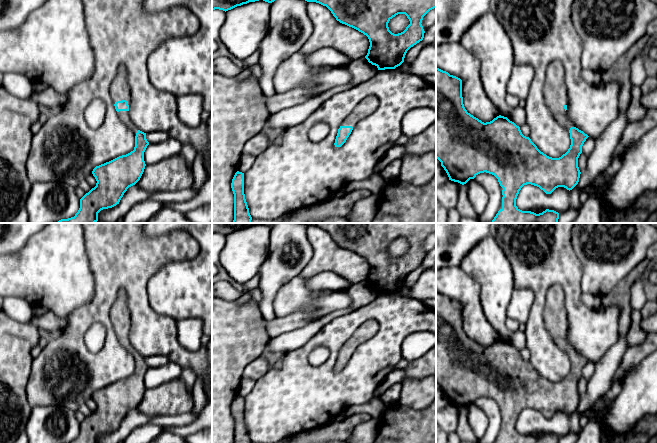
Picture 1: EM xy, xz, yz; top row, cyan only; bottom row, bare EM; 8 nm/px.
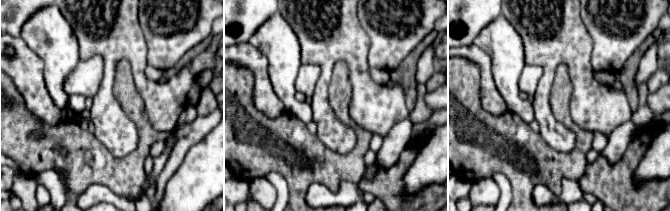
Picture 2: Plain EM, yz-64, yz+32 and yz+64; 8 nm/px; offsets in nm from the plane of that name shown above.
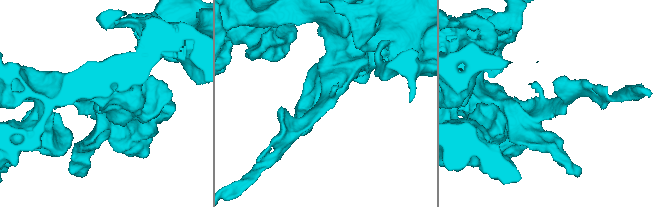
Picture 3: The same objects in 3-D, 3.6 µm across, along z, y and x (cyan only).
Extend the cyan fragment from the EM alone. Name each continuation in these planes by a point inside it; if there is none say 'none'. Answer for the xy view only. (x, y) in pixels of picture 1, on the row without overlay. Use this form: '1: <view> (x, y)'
1: xy (119, 314)

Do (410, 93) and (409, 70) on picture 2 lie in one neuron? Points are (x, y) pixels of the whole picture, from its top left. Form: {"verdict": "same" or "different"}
{"verdict": "same"}

